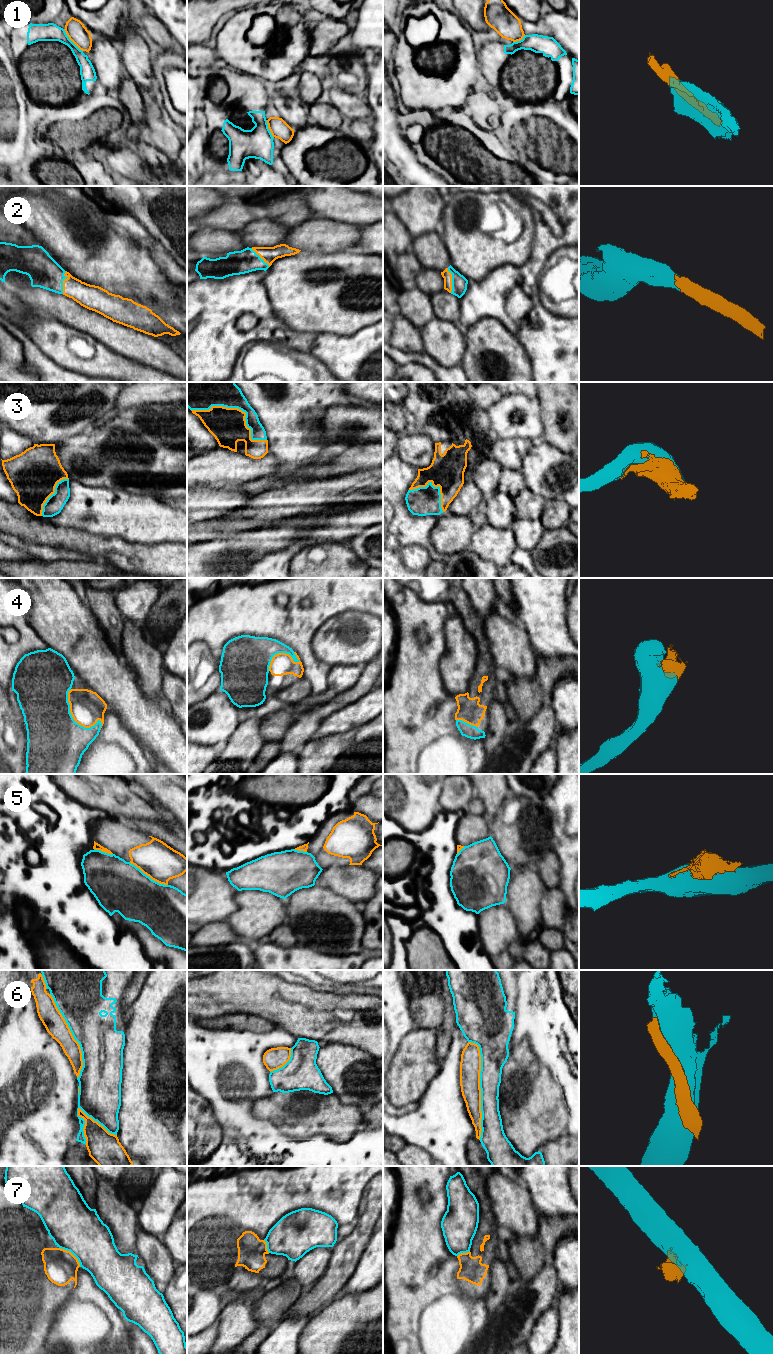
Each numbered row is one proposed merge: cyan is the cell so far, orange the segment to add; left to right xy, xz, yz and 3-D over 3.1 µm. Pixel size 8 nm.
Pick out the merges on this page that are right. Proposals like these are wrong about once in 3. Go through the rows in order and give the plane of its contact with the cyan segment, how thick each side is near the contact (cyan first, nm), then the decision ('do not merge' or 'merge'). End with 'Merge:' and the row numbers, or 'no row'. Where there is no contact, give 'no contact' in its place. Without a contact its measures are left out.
1: meets cyan in xy; 140 nm thick on the cyan side, 160 nm on the other; do not merge
2: meets cyan in xy; 260 nm thick on the cyan side, 190 nm on the other; merge
3: meets cyan in xz; 300 nm thick on the cyan side, 280 nm on the other; merge
4: meets cyan in xy; 460 nm thick on the cyan side, 280 nm on the other; merge
5: meets cyan in xy; 420 nm thick on the cyan side, 300 nm on the other; do not merge
6: meets cyan in yz; 190 nm thick on the cyan side, 180 nm on the other; do not merge
7: meets cyan in xy; 400 nm thick on the cyan side, 260 nm on the other; do not merge
Merge: 2, 3, 4

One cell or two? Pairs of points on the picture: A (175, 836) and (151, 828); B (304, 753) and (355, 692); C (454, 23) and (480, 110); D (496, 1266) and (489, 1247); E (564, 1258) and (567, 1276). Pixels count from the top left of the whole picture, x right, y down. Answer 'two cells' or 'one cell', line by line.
A: one cell
B: two cells
C: two cells
D: two cells
E: one cell

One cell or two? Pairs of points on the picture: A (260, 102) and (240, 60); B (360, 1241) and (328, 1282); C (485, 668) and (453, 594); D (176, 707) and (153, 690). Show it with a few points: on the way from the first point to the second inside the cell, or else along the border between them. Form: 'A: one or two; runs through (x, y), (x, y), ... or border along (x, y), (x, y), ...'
A: two; border along (231, 66), (256, 77)
B: one; runs through (350, 1251), (345, 1256), (344, 1265), (338, 1272)
C: one; runs through (483, 650), (481, 639), (467, 612)
D: two; border along (161, 691), (169, 707)

